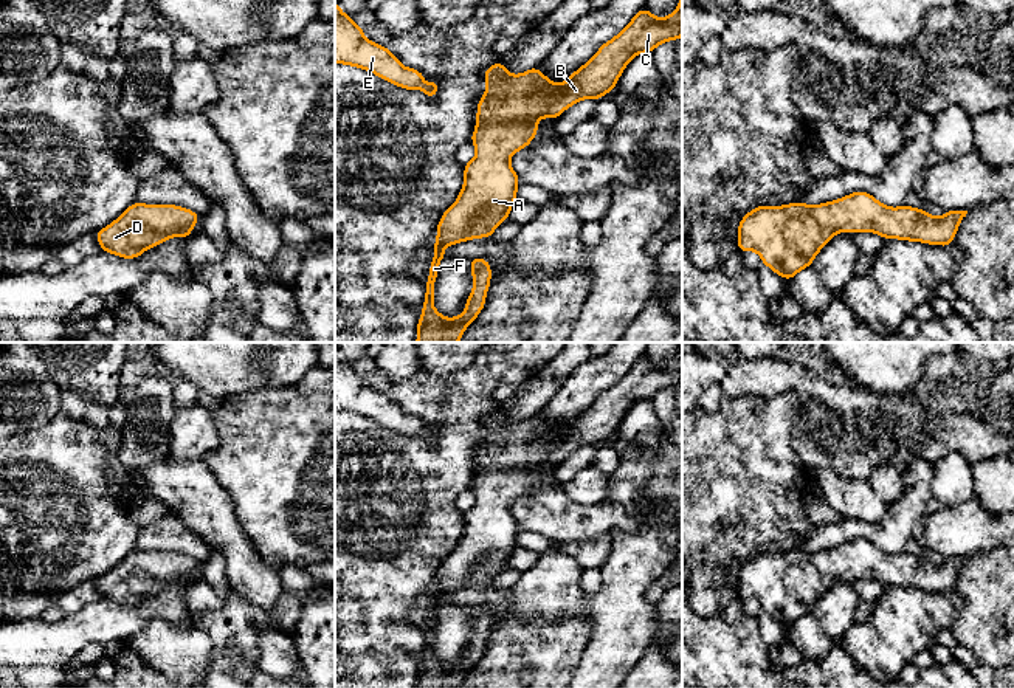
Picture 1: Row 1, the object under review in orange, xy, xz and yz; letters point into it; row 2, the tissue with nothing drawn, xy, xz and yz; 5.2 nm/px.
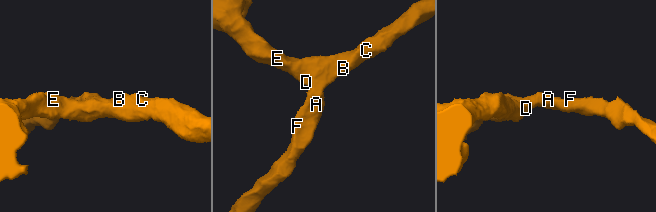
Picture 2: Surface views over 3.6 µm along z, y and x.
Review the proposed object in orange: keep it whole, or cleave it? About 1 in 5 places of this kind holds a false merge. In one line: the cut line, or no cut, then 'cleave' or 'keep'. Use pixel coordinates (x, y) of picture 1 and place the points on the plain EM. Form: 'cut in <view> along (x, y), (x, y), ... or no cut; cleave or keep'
no cut; keep

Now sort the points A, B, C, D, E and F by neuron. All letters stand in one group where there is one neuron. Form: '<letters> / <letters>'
A B C D E F

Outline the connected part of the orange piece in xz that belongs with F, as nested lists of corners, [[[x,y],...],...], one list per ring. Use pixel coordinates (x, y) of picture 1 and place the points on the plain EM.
[[[682,344],[678,347],[678,356],[664,366],[640,356],[623,378],[603,390],[561,432],[554,431],[538,414],[510,421],[498,408],[484,418],[487,435],[478,449],[476,477],[470,487],[476,502],[464,513],[465,528],[456,550],[437,570],[417,688],[459,688],[484,655],[491,624],[490,609],[479,604],[470,607],[474,632],[464,660],[451,666],[433,652],[439,609],[447,604],[445,593],[491,584],[509,566],[519,533],[509,507],[530,491],[538,480],[536,470],[541,465],[557,466],[581,446],[600,446],[616,434],[634,403],[682,384]]]

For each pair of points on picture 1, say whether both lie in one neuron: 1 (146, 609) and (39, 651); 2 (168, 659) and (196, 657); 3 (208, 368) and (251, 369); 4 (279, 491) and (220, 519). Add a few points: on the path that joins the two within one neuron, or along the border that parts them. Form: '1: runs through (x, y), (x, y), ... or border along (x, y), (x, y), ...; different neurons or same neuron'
1: runs through (120, 622), (87, 625), (65, 639); same neuron
2: runs through (174, 657), (189, 657); same neuron
3: runs through (219, 368), (241, 368); same neuron
4: border along (217, 481), (230, 498), (237, 522), (253, 544); different neurons

